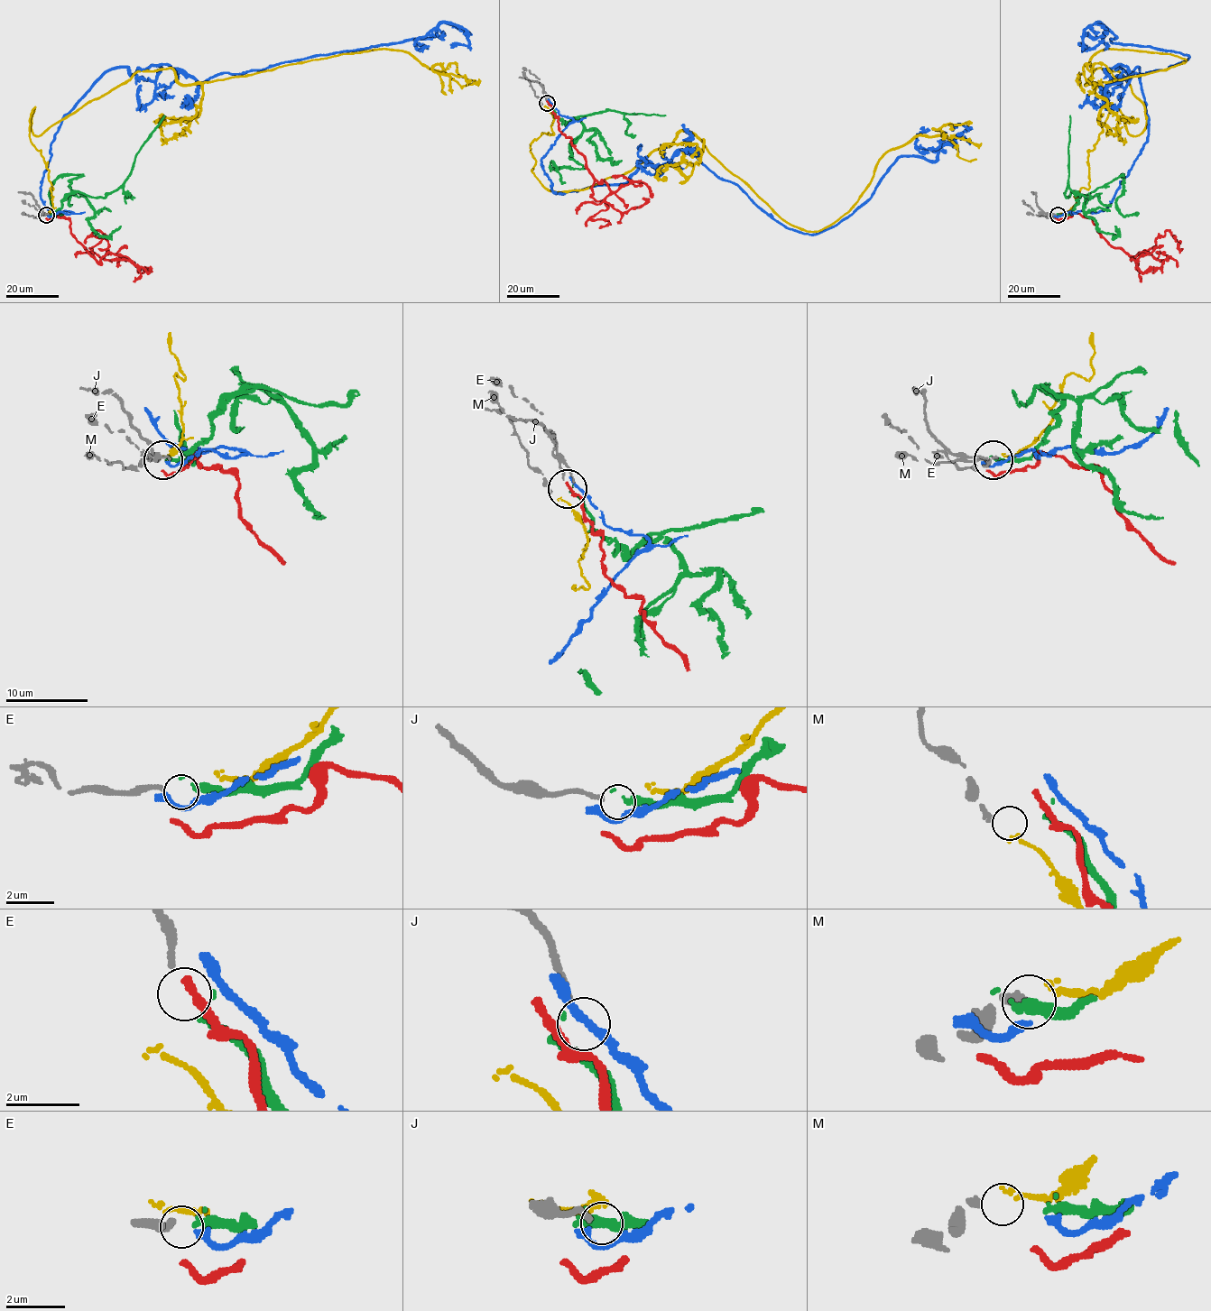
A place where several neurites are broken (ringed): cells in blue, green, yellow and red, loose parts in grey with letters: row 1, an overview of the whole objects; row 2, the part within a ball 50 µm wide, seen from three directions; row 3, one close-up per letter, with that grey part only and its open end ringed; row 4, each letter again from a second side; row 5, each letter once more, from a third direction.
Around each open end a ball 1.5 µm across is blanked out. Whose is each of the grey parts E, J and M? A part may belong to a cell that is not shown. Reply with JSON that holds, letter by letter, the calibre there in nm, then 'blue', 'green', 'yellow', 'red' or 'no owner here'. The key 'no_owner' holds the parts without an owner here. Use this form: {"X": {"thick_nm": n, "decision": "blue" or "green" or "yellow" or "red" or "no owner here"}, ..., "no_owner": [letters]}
{"E": {"thick_nm": 200, "decision": "no owner here"}, "J": {"thick_nm": 160, "decision": "no owner here"}, "M": {"thick_nm": 220, "decision": "no owner here"}, "no_owner": ["E", "J", "M"]}

